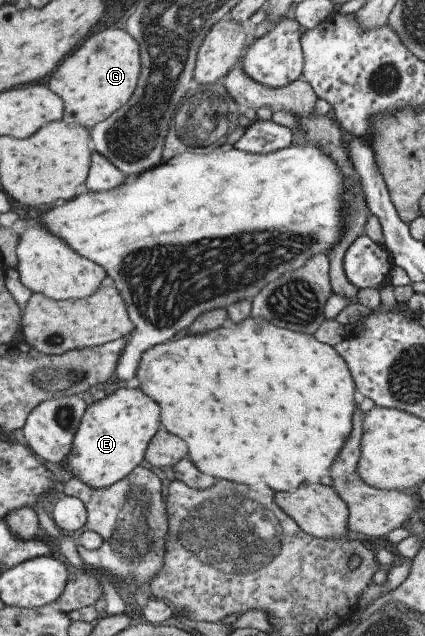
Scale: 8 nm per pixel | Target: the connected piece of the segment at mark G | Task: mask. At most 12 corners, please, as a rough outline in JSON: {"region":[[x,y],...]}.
{"region":[[125,29],[85,38],[48,88],[62,122],[91,129],[136,88]]}

